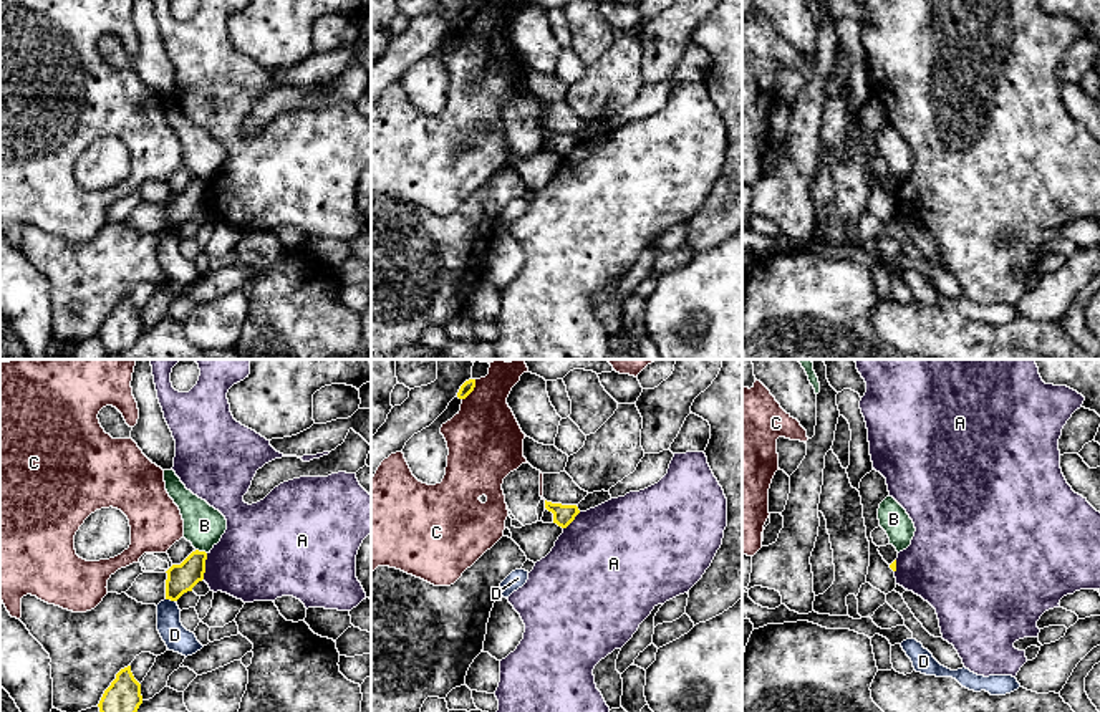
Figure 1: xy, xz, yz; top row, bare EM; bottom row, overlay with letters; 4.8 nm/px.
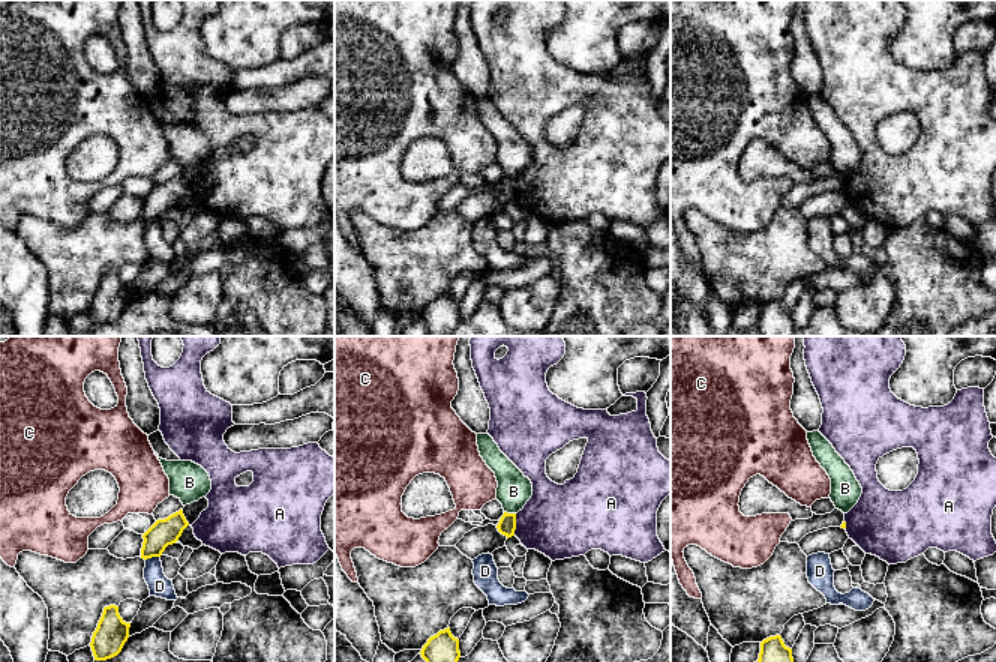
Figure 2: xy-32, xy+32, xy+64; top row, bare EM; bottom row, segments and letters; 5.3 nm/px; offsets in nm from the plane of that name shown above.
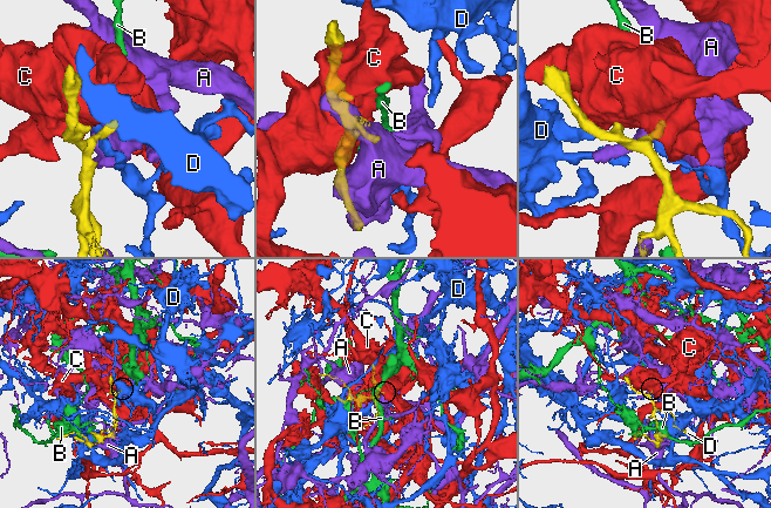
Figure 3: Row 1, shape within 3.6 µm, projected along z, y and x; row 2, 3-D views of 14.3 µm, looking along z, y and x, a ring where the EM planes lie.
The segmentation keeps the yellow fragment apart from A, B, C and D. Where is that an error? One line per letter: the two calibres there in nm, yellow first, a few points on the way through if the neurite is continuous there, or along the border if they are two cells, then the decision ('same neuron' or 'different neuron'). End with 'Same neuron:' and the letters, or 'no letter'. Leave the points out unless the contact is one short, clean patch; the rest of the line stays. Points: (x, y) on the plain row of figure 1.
A: 140 nm thick on the yellow side, 380 nm on the other; different neuron
B: 140 nm thick on the yellow side, 200 nm on the other; different neuron
C: 60 nm thick on the yellow side, 360 nm on the other; different neuron
D: 140 nm thick on the yellow side, 120 nm on the other; border along xy (166, 227), (174, 230); different neuron
Same neuron: no letter

